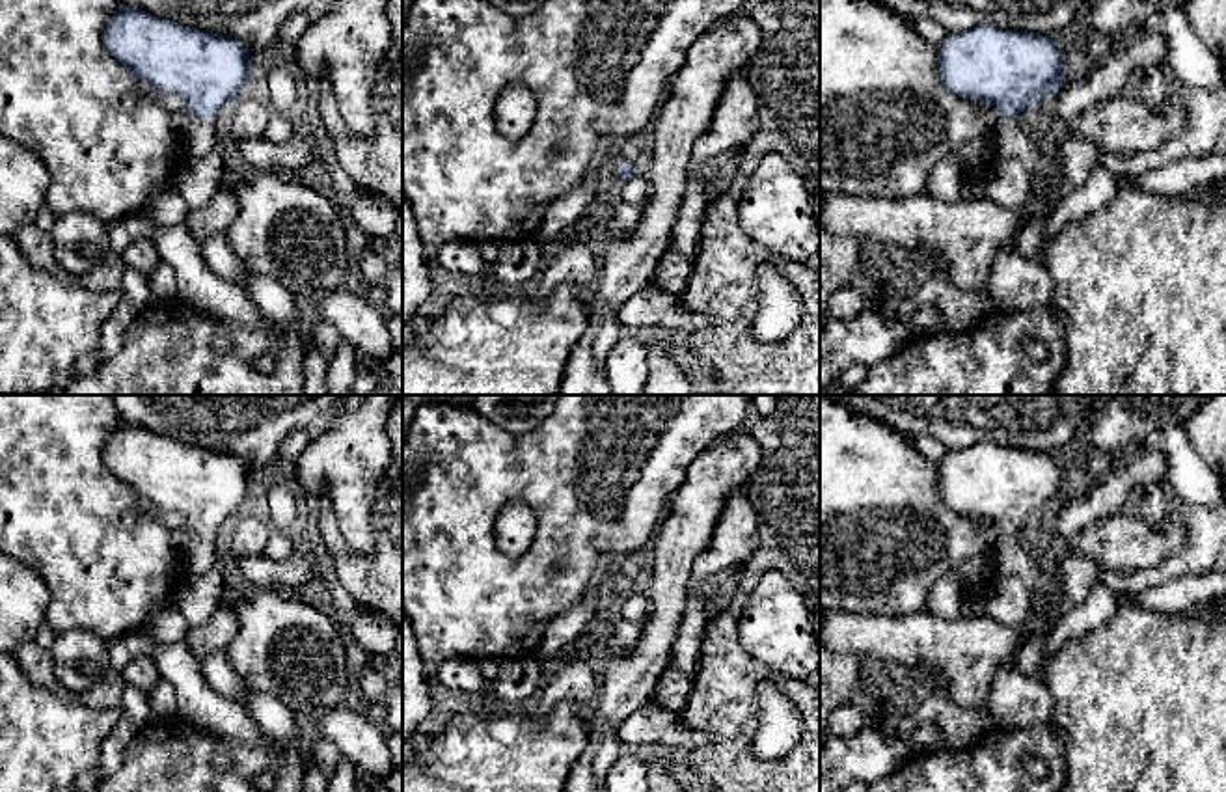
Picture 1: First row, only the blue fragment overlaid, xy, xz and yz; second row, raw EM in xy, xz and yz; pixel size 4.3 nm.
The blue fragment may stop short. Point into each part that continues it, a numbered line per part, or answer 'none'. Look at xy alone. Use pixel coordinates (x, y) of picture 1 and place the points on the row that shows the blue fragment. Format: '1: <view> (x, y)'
1: xy (198, 136)

